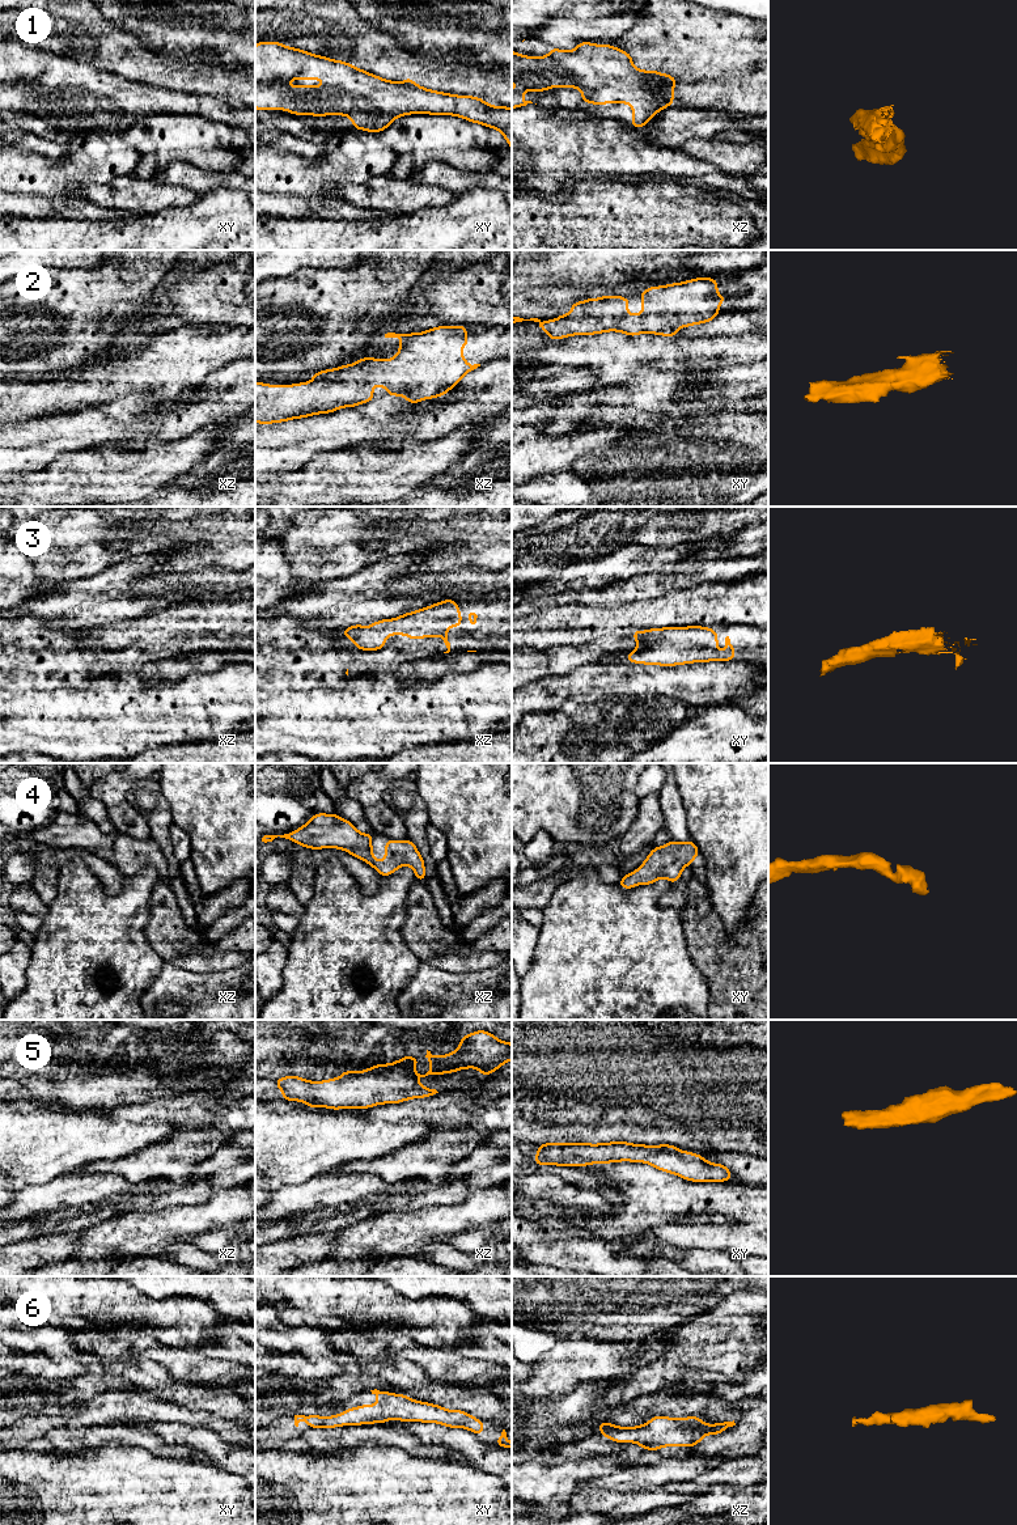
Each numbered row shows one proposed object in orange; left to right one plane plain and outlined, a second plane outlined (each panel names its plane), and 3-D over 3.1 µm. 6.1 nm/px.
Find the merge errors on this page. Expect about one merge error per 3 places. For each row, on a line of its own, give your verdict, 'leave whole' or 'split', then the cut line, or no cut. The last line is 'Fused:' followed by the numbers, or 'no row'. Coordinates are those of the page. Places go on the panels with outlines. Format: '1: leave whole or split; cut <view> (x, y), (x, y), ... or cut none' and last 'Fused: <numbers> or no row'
1: leave whole; cut none
2: leave whole; cut none
3: leave whole; cut none
4: leave whole; cut none
5: leave whole; cut none
6: leave whole; cut none
Fused: no row

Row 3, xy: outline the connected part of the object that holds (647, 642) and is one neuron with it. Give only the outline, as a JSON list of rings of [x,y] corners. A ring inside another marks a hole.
[[[664,627],[648,631],[635,630],[631,635],[637,647],[627,653],[627,662],[674,666],[691,662],[732,661],[736,648],[725,637],[724,652],[717,649],[717,631],[700,627]]]

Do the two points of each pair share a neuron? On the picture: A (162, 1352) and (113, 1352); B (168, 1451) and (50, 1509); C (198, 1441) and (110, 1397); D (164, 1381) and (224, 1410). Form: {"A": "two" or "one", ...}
{"A": "one", "B": "two", "C": "two", "D": "one"}

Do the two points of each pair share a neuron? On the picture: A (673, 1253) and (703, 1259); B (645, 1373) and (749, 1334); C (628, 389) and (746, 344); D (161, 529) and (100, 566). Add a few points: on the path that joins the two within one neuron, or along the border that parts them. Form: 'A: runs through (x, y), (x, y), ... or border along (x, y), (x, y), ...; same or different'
A: runs through (681, 1255), (695, 1259); same
B: runs through (672, 1364), (694, 1346), (723, 1346); same
C: border along (648, 364), (659, 369), (682, 369), (685, 372); different
D: border along (121, 541), (145, 530), (173, 545); different

